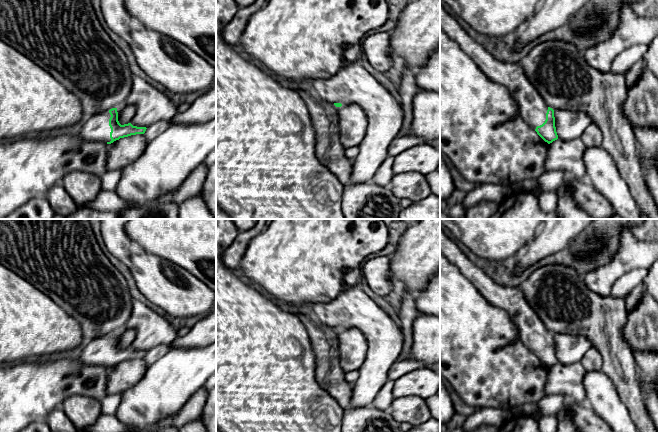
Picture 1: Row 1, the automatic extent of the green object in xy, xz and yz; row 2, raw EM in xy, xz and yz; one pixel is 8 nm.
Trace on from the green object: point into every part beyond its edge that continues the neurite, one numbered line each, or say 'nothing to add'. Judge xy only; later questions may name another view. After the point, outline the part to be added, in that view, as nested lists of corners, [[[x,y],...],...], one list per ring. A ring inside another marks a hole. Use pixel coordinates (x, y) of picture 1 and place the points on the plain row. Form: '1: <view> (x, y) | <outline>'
1: xy (96, 352) | [[[109,335],[99,336],[84,345],[80,361],[88,365],[110,366]]]

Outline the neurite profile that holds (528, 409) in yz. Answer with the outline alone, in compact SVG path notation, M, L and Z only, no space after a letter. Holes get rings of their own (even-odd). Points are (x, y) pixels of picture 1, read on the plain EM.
M528 403L523 406L518 407L514 414L521 414L521 415L529 415L531 416L538 410L537 403Z

